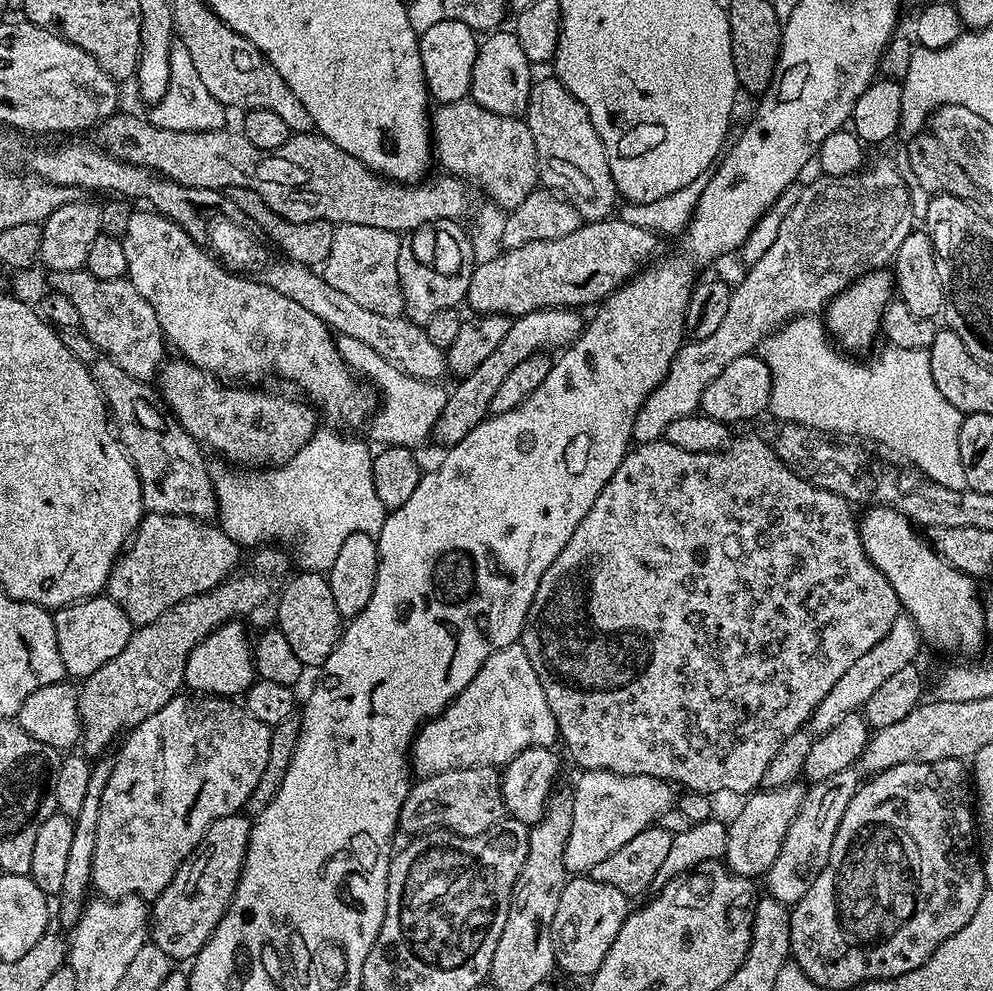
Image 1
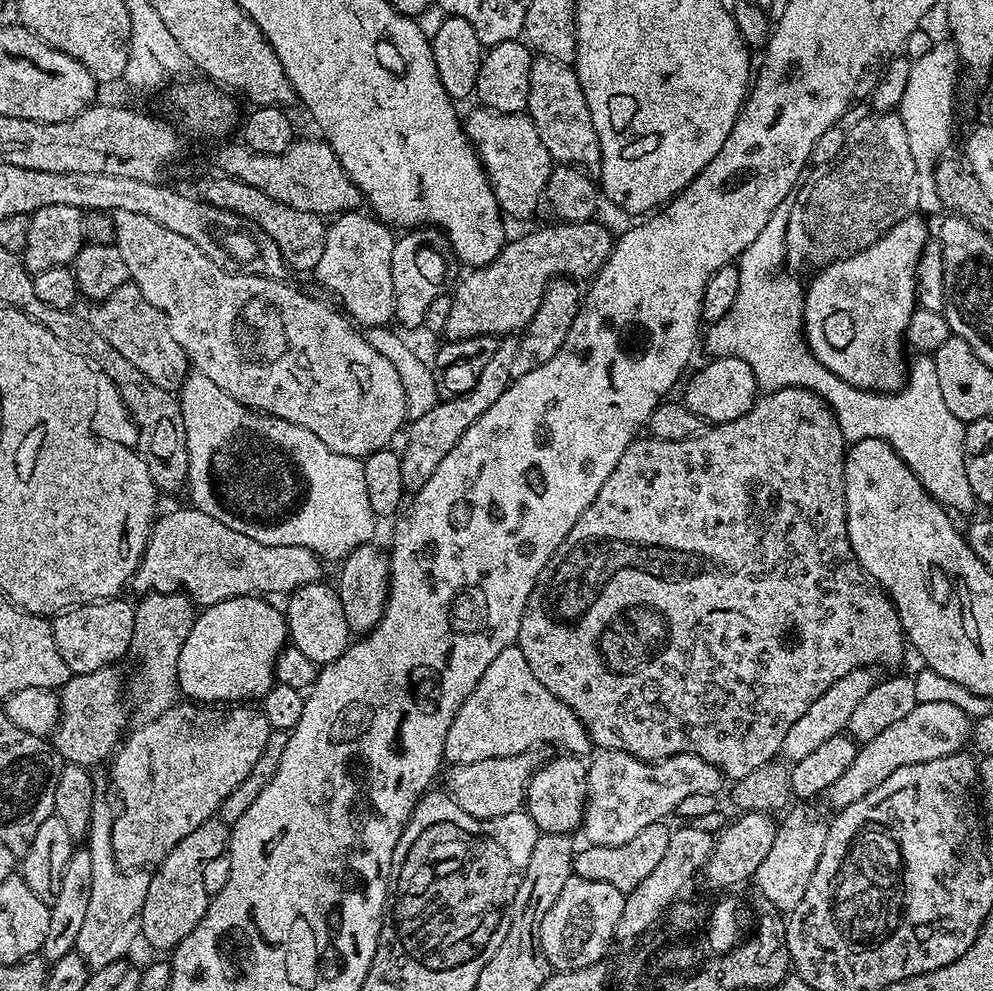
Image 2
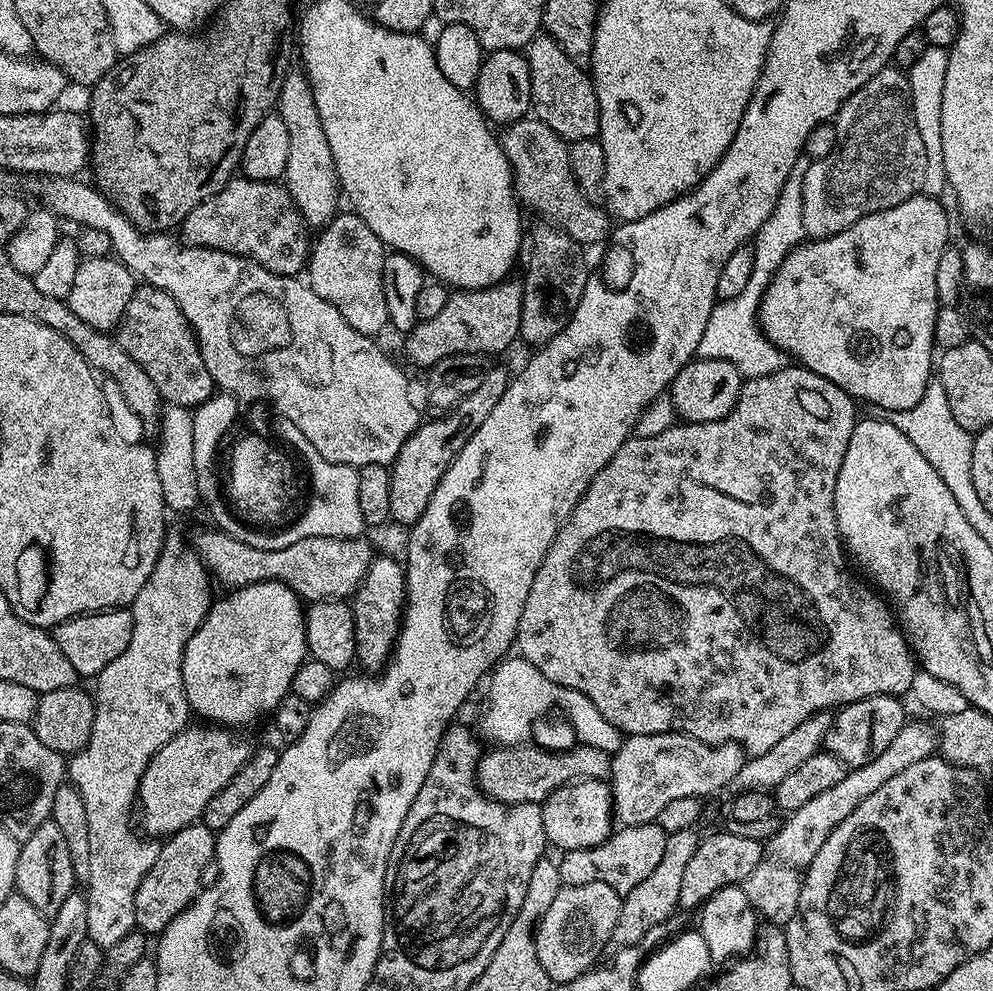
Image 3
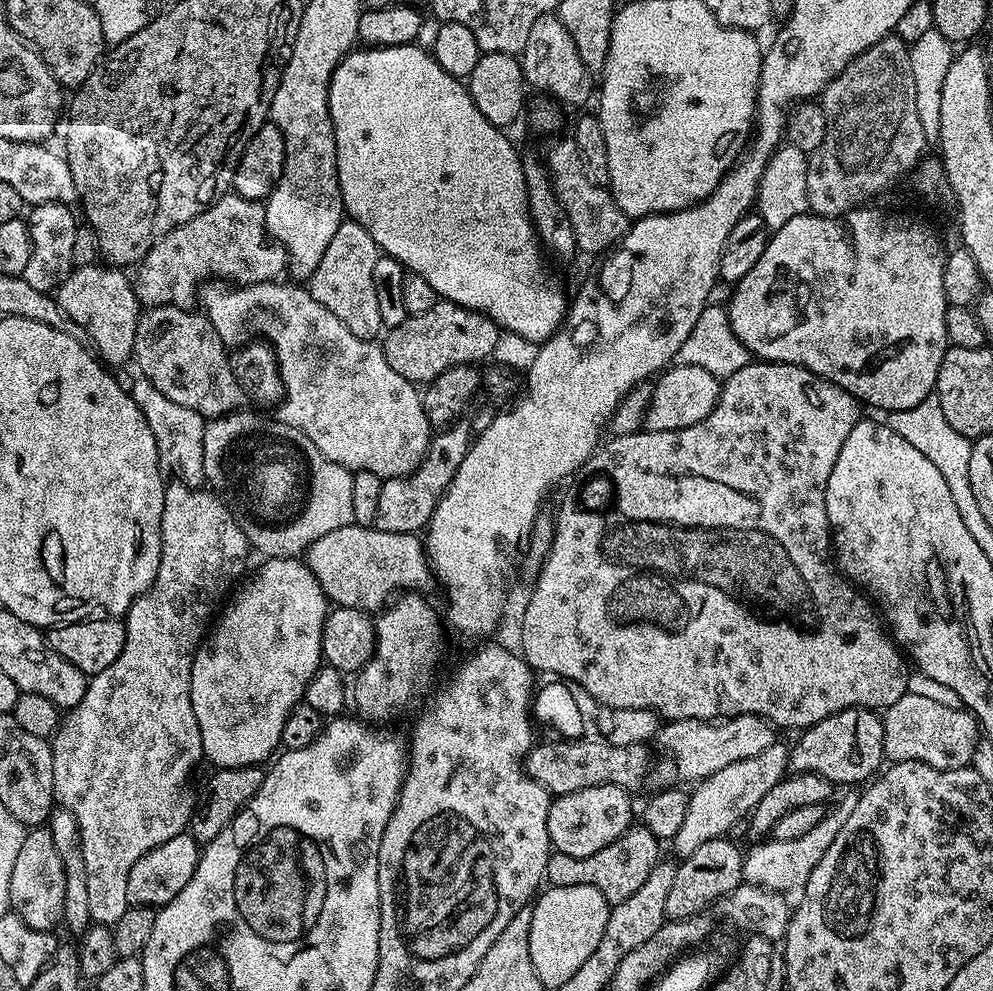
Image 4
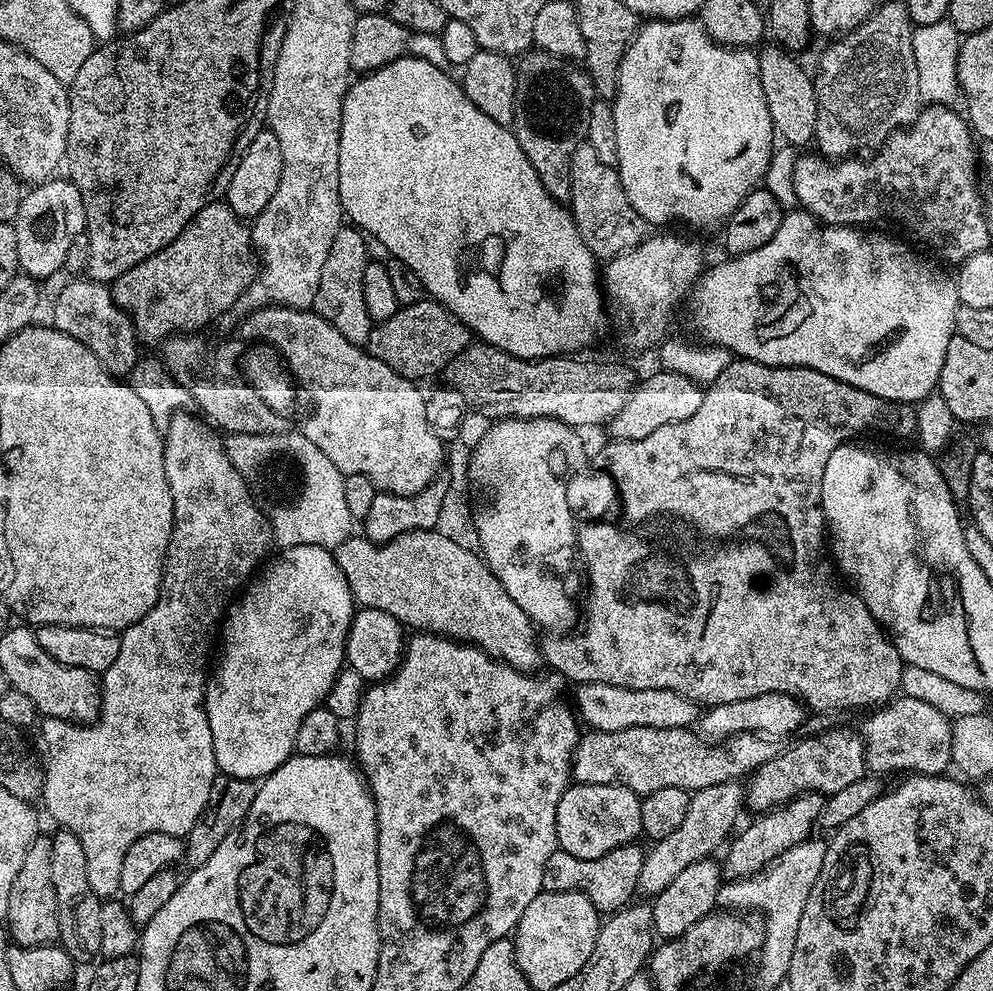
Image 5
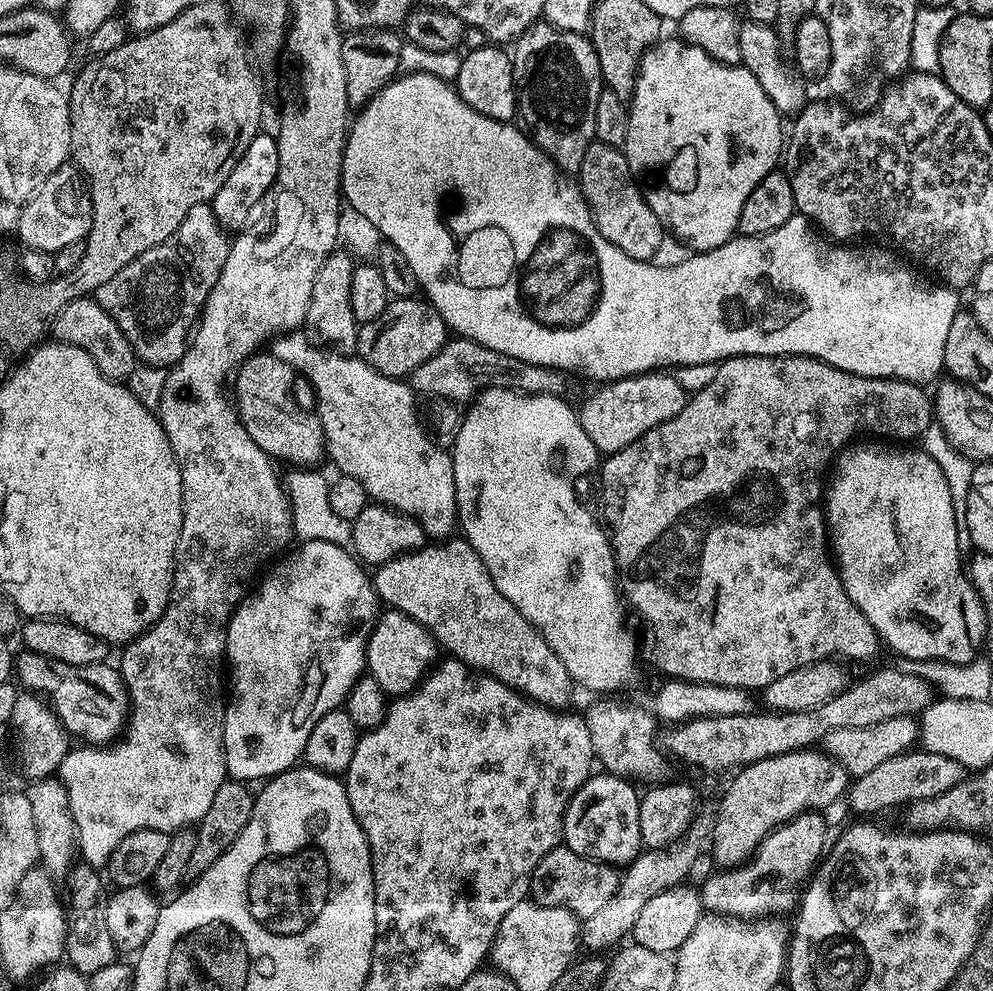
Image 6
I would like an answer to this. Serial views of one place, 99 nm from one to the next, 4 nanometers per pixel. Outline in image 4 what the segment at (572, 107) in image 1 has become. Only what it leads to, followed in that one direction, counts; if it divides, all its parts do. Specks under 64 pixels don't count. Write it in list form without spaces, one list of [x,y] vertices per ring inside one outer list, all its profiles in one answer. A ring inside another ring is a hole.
[[[545,14],[534,22],[534,26],[530,26],[530,38],[526,38],[526,46],[518,59],[524,71],[524,83],[529,89],[537,88],[540,91],[537,93],[561,105],[584,104],[591,96],[593,99],[593,77],[582,58],[578,58],[578,46],[574,46],[574,38],[570,38],[570,30],[562,26],[559,15]]]

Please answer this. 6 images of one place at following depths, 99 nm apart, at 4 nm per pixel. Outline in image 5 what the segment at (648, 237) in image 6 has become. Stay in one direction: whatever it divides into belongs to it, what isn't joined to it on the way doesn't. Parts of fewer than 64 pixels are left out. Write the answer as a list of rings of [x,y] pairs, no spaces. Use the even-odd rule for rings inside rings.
[[[585,142],[574,150],[570,162],[570,182],[572,183],[570,211],[582,234],[582,242],[586,242],[593,256],[611,258],[629,252],[631,248],[638,247],[649,235],[649,225],[638,214],[638,210],[630,206],[630,198],[626,198],[626,190],[622,190],[619,172],[613,165],[599,160],[594,146]]]

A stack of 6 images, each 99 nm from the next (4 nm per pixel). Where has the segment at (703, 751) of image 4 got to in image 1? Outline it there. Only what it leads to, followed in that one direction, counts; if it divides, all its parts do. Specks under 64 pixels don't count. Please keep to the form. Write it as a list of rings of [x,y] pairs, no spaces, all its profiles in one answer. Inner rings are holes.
[[[590,768],[579,773],[580,777],[576,780],[576,788],[571,789],[572,794],[572,825],[570,826],[570,838],[566,842],[566,850],[564,851],[564,866],[569,873],[572,874],[588,874],[595,864],[602,862],[602,858],[607,858],[610,854],[614,854],[614,850],[618,850],[618,846],[626,846],[626,842],[630,842],[630,838],[634,838],[634,834],[638,834],[642,830],[653,827],[659,821],[660,816],[666,814],[674,806],[674,796],[672,800],[673,785],[666,780],[659,780],[653,776],[623,776],[617,772],[610,770],[598,770]]]

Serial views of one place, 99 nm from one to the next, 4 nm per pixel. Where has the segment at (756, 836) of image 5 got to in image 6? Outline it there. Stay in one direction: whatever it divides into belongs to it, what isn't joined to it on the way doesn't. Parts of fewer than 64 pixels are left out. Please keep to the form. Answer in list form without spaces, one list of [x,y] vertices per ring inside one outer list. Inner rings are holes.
[[[820,810],[799,812],[794,819],[780,824],[761,840],[756,851],[743,863],[714,871],[698,888],[705,909],[741,918],[760,918],[777,913],[774,911],[788,902],[787,894],[780,891],[787,884],[796,883],[800,877],[807,877],[829,847],[830,836],[828,840],[828,824],[824,821],[824,816],[825,813]]]

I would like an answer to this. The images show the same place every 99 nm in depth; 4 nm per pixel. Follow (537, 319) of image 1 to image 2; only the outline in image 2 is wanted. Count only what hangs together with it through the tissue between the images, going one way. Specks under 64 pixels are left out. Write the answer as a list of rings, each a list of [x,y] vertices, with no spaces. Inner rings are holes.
[[[519,335],[503,337],[498,350],[494,350],[494,358],[490,358],[490,363],[482,369],[482,375],[469,392],[441,399],[430,410],[426,410],[426,414],[415,417],[407,425],[408,445],[400,452],[405,493],[415,494],[422,486],[426,486],[426,482],[430,482],[430,474],[438,470],[442,458],[446,458],[446,454],[450,454],[450,450],[458,446],[458,438],[462,438],[462,434],[466,434],[466,430],[474,426],[478,417],[486,414],[486,410],[490,410],[490,406],[498,402],[498,397],[514,379],[510,374],[510,366],[514,362],[514,354],[518,354],[519,345]]]

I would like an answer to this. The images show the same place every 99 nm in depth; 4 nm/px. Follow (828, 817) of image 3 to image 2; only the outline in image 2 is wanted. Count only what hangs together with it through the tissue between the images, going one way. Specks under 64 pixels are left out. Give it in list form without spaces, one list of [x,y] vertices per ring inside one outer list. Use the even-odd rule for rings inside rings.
[[[922,702],[916,704],[906,718],[894,722],[887,730],[882,730],[870,742],[860,744],[856,749],[854,763],[830,786],[826,793],[826,801],[832,810],[839,810],[858,802],[870,790],[882,786],[894,770],[902,770],[902,766],[914,766],[918,762],[934,762],[934,758],[946,758],[950,754],[961,751],[964,743],[969,743],[974,732],[974,724],[968,715],[958,706],[950,706],[950,702]]]

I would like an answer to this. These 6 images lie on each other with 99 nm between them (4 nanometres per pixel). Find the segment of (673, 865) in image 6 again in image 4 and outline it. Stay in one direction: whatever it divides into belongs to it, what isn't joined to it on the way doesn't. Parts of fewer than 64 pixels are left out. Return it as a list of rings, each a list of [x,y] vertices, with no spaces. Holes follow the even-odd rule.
[[[777,742],[766,746],[762,754],[754,754],[754,758],[742,758],[742,762],[730,762],[730,766],[718,770],[718,774],[710,774],[710,778],[699,781],[696,789],[691,789],[686,819],[682,821],[678,834],[670,841],[670,848],[677,852],[677,857],[683,858],[694,854],[698,846],[705,842],[726,837],[727,830],[738,818],[747,817],[762,802],[762,798],[778,782],[784,779],[789,771],[788,754],[790,748],[786,743]]]

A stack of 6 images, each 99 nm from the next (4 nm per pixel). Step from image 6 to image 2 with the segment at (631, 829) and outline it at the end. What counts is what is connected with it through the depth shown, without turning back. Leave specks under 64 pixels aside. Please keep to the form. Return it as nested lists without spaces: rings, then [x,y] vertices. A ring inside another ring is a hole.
[[[560,754],[549,764],[541,763],[528,784],[526,811],[544,834],[575,833],[584,823],[584,807],[588,804],[588,769],[583,759]]]

